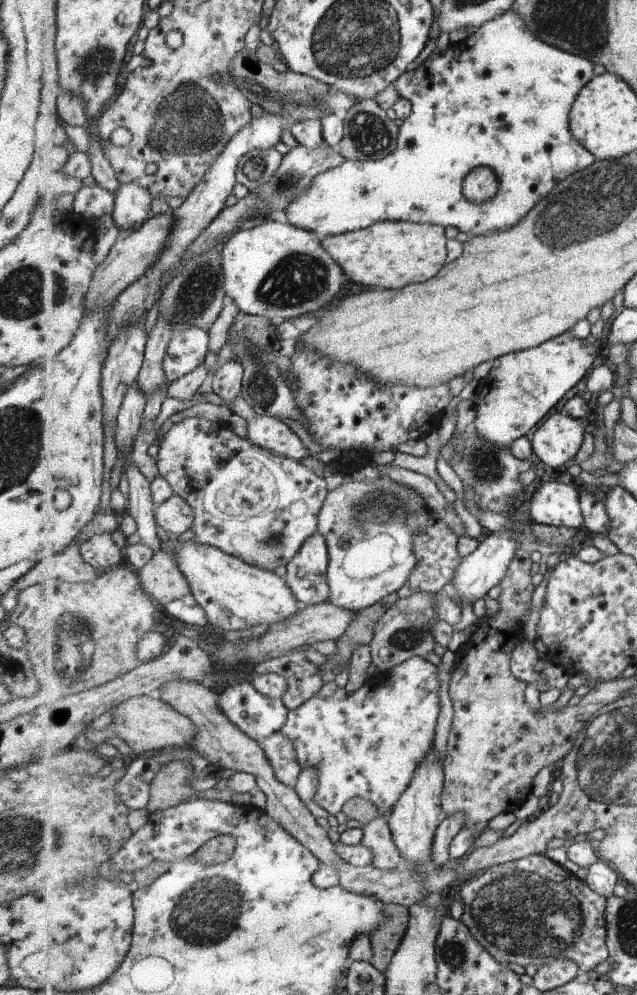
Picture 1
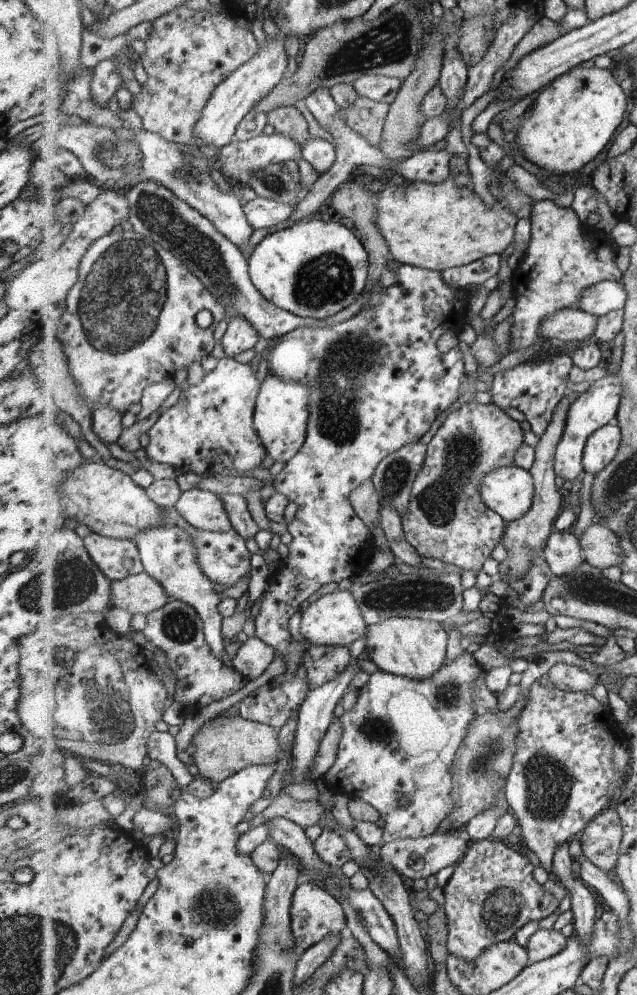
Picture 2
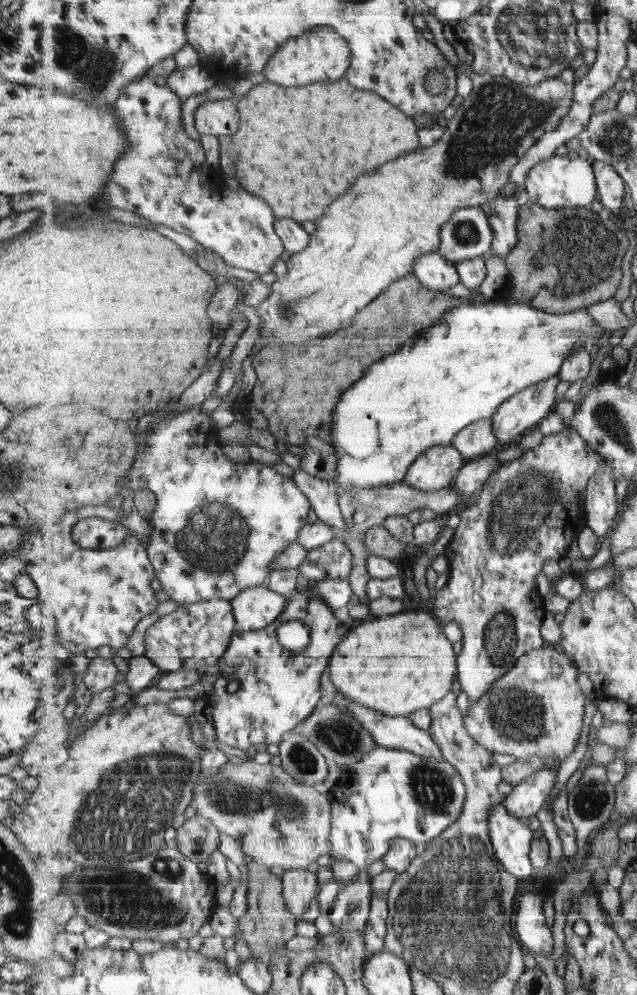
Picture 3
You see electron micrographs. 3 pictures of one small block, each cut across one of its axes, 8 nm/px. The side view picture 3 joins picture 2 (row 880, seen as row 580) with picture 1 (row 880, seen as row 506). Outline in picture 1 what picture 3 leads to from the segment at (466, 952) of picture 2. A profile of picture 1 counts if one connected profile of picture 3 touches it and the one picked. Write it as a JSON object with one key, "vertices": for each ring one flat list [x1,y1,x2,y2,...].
{"vertices":[[534,854,524,859,503,863,485,869,462,881,460,886,464,912,460,916,471,934,500,963,521,965,535,964,538,967,557,957,570,958,587,972,610,957,607,944,606,906,608,900,570,873,565,866,551,860,546,854]]}

